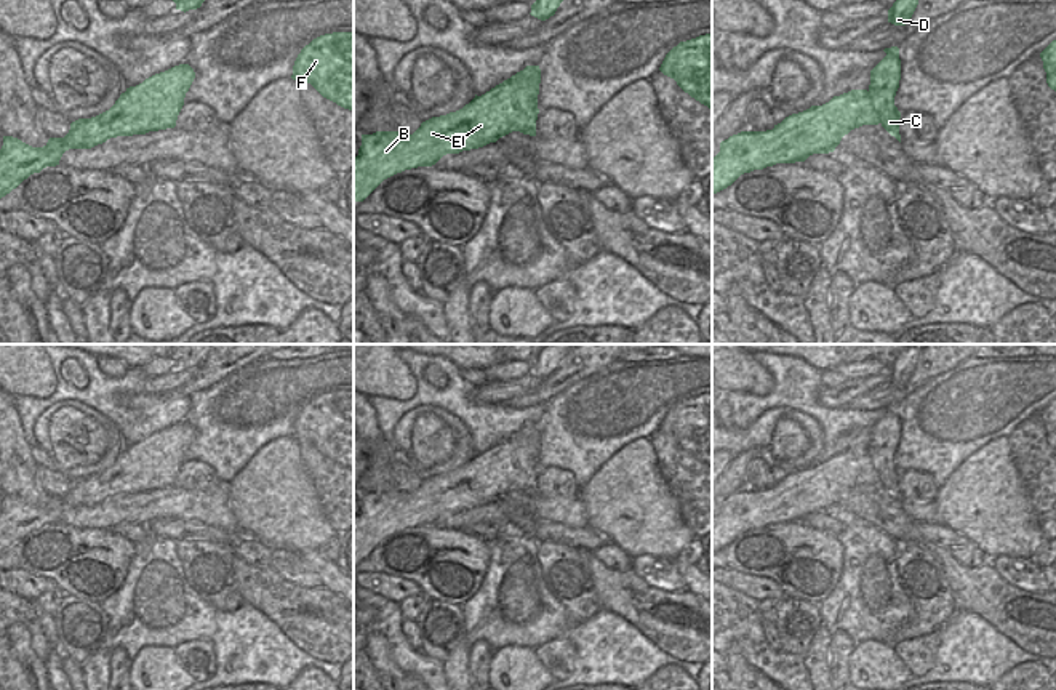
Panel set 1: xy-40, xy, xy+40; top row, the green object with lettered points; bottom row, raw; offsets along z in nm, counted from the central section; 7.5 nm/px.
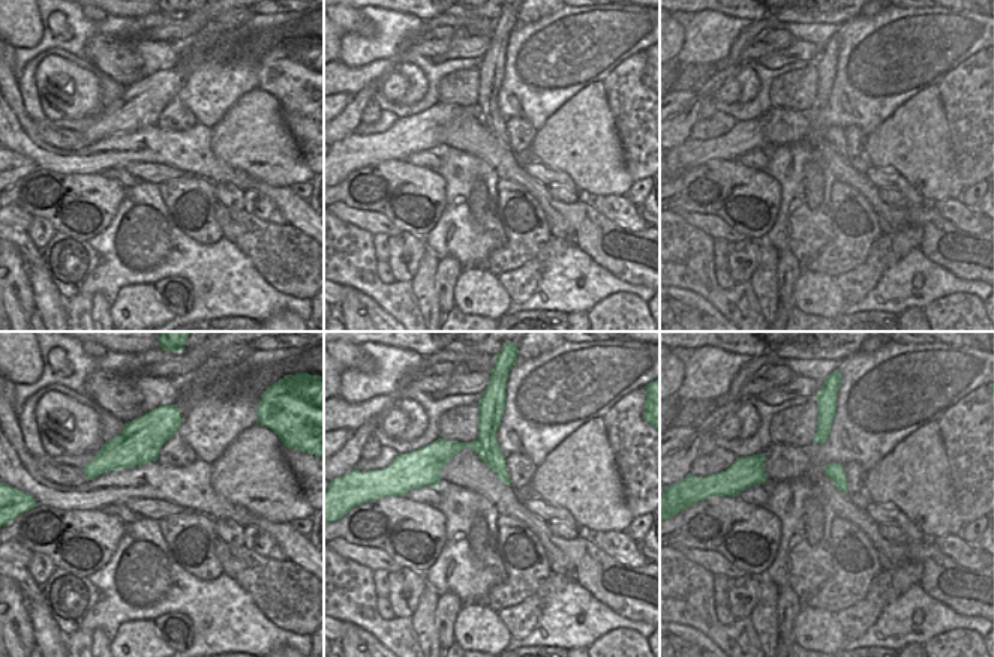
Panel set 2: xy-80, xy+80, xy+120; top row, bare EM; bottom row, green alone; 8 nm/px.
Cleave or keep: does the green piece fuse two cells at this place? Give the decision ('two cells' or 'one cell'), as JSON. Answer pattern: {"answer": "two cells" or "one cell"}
{"answer": "two cells"}

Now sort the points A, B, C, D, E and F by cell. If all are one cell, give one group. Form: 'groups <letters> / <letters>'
groups A B E F / C D

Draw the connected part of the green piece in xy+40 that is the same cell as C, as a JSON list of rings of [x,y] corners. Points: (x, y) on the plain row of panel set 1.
[[[891,405],[883,410],[886,415],[870,429],[869,451],[882,485],[901,501],[901,471],[894,464],[894,455],[901,439],[899,407]]]

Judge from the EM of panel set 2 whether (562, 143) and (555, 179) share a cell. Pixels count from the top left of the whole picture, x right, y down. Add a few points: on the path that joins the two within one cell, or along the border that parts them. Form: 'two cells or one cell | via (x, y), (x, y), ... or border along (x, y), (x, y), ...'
two cells | border along (534, 159), (555, 170), (562, 170), (579, 191)

